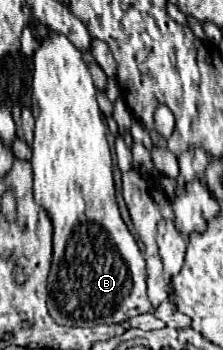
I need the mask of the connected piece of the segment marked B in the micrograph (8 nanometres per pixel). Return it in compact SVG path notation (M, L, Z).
M51 33L47 35L47 39L41 43L41 47L35 51L33 55L33 63L35 63L35 71L33 71L32 82L32 98L31 110L35 115L35 139L31 145L31 165L33 165L33 173L35 173L35 201L41 203L41 207L47 211L51 223L53 223L53 259L51 259L51 273L47 279L47 307L49 307L49 315L55 319L55 323L65 325L65 327L95 327L95 325L123 325L125 321L129 321L135 315L141 313L151 313L151 303L147 299L147 285L145 285L145 259L139 251L137 241L133 239L133 235L129 233L127 225L121 219L119 213L119 205L115 199L115 183L113 183L113 161L111 161L111 151L109 151L109 143L105 137L105 125L103 125L103 117L101 117L101 109L97 105L95 99L95 85L91 79L91 73L85 65L85 61L81 59L81 51L63 35Z

